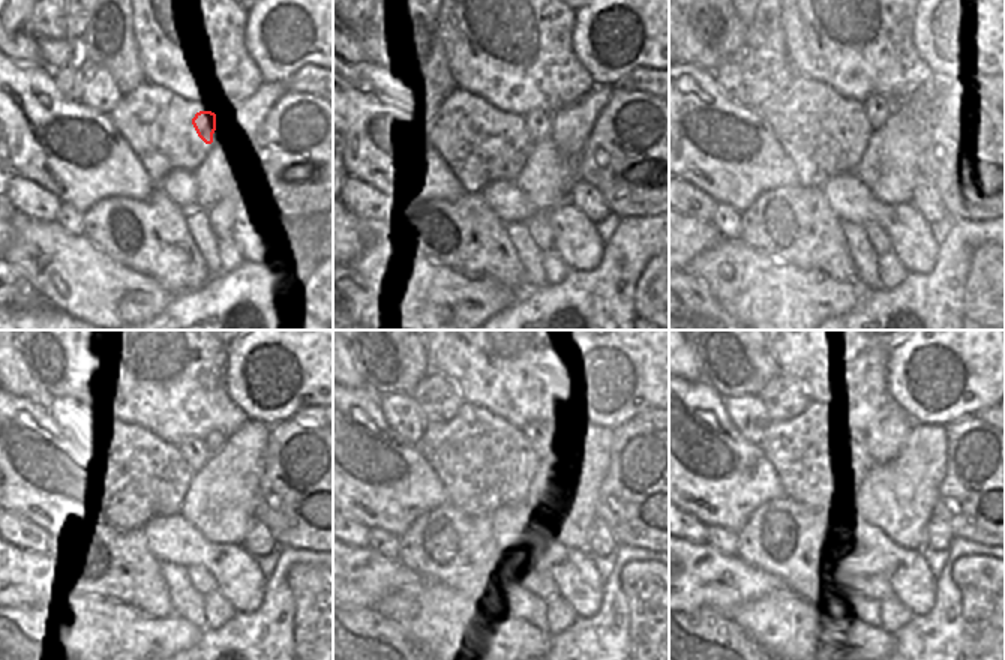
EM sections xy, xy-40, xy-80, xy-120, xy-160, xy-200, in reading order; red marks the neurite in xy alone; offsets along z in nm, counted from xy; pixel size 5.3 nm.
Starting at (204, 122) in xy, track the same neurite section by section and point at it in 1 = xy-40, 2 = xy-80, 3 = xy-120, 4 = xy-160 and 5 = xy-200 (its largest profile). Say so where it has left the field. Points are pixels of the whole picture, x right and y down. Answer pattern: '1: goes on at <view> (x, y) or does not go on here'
1: goes on at xy-40 (539, 122)
2: goes on at xy-80 (878, 108)
3: goes on at xy-120 (195, 452)
4: goes on at xy-160 (531, 450)
5: goes on at xy-200 (861, 443)

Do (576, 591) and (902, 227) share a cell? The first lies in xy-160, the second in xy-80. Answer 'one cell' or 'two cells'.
one cell

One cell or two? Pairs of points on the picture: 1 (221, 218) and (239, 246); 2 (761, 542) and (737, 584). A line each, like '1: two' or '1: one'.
1: one
2: two

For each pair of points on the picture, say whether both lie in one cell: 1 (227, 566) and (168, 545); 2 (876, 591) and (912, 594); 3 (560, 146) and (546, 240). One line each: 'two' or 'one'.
1: one
2: two
3: one

